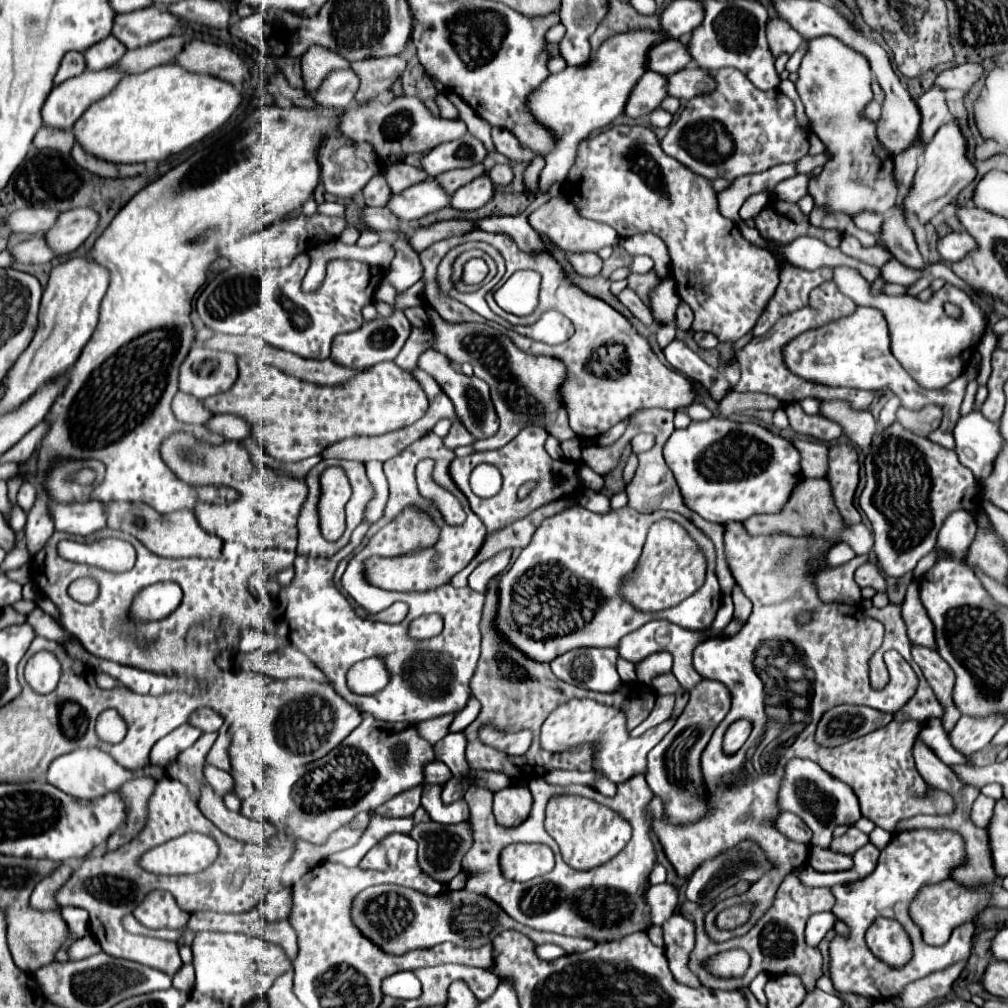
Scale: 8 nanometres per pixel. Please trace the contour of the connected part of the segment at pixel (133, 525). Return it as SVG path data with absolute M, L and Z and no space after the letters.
M108 501L106 505L106 517L108 527L126 531L134 535L148 551L162 555L162 557L210 557L218 559L222 541L216 535L208 535L196 521L194 513L190 509L180 509L178 513L158 513L146 503L130 503L130 501Z

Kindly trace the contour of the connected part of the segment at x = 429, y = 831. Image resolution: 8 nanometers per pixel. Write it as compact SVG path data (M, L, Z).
M422 823L412 829L412 839L418 843L418 865L424 869L432 879L448 883L460 871L460 861L466 851L472 847L470 827L466 823L458 825L442 825L442 823Z

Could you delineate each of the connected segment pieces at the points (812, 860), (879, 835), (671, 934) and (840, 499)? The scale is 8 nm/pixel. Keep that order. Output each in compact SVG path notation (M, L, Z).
M812 847L810 849L810 857L808 863L812 869L820 871L820 873L828 873L828 871L846 871L852 867L852 857L844 855L844 853L834 853L830 849L822 849L822 847Z
M876 827L872 833L870 833L870 841L878 847L878 849L884 849L884 845L888 845L888 841L892 839L892 835L880 827Z
M678 911L662 923L664 953L674 979L688 987L700 987L698 977L688 969L688 955L694 947L694 923L678 915Z
M834 443L828 447L830 453L830 469L828 469L828 483L832 487L834 503L842 515L844 525L860 523L860 513L852 505L854 491L858 487L858 449L850 443Z

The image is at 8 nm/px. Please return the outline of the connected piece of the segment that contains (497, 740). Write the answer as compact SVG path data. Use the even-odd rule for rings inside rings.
M484 725L480 727L480 741L510 755L524 755L532 743L532 731L524 729L516 733L502 733L492 725Z

